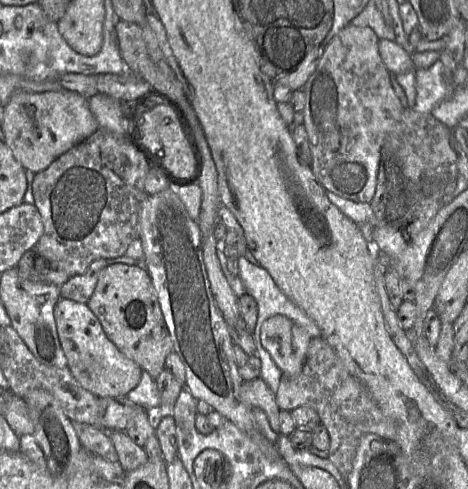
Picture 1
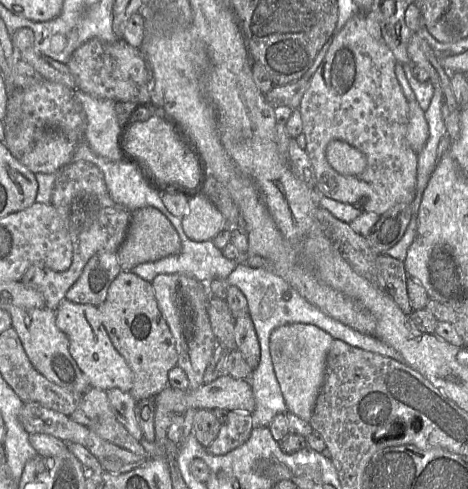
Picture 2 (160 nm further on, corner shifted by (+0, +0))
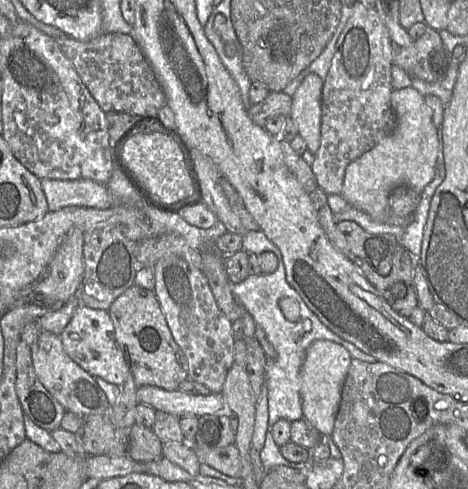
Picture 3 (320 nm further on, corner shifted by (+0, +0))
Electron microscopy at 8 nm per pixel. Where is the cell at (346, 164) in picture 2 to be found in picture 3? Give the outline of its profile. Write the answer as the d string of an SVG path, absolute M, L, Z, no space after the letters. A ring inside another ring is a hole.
M413 86L393 90L391 105L396 115L396 126L370 151L351 162L345 172L341 196L373 220L393 226L405 227L413 216L402 217L393 213L389 205L391 191L399 185L407 185L422 194L437 171L438 129L432 121L432 112Z

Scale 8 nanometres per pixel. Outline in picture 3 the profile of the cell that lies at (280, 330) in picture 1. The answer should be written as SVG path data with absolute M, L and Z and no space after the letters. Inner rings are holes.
M316 340L306 350L301 367L301 405L303 419L322 436L331 435L352 357L342 345L329 340Z

